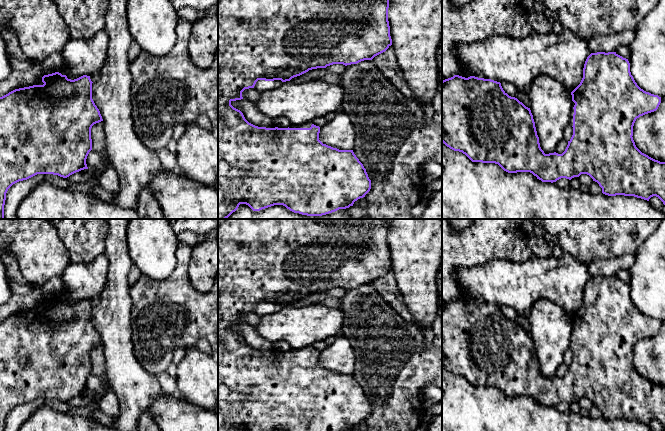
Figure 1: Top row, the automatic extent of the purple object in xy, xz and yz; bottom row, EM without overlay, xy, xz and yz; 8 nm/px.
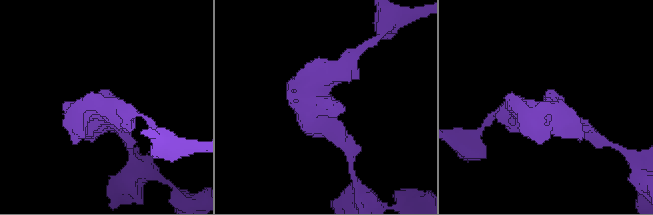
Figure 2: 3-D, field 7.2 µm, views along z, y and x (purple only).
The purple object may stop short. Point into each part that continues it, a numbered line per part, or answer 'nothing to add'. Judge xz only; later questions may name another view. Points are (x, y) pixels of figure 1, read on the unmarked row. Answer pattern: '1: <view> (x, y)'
1: xz (307, 349)

